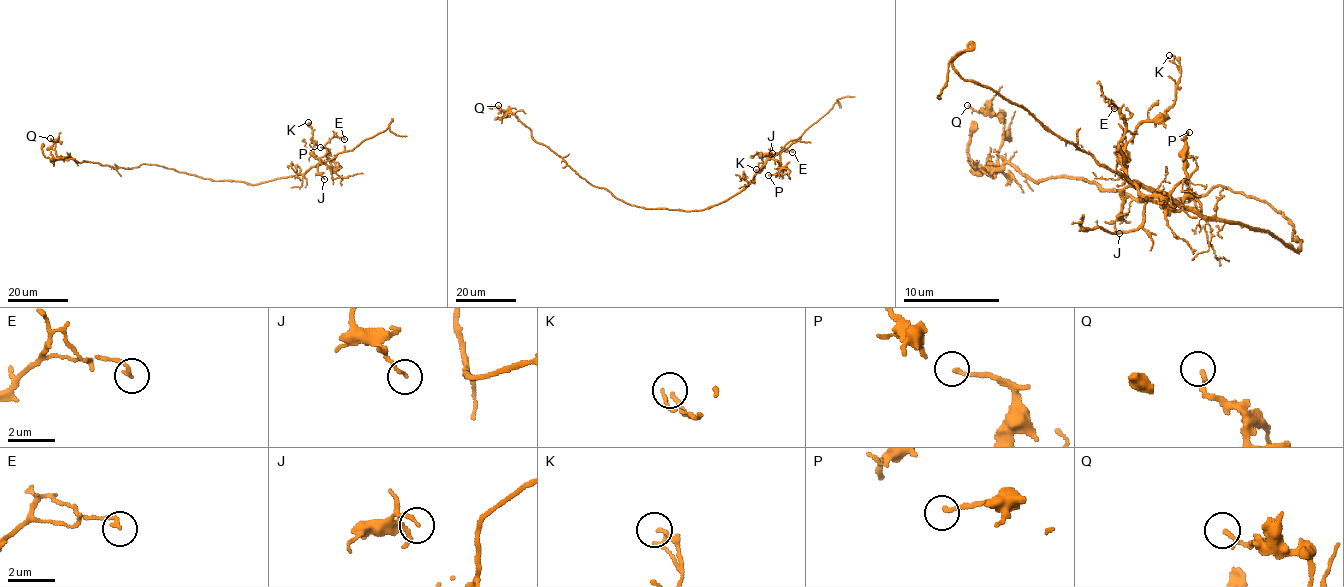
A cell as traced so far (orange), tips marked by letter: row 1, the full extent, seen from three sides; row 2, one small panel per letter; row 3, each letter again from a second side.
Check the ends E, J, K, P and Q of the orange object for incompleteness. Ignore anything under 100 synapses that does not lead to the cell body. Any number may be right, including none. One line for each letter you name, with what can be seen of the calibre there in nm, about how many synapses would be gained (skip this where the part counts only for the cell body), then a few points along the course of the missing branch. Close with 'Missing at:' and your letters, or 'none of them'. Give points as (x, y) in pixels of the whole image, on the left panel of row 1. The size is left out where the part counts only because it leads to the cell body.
Missing at: none of them

